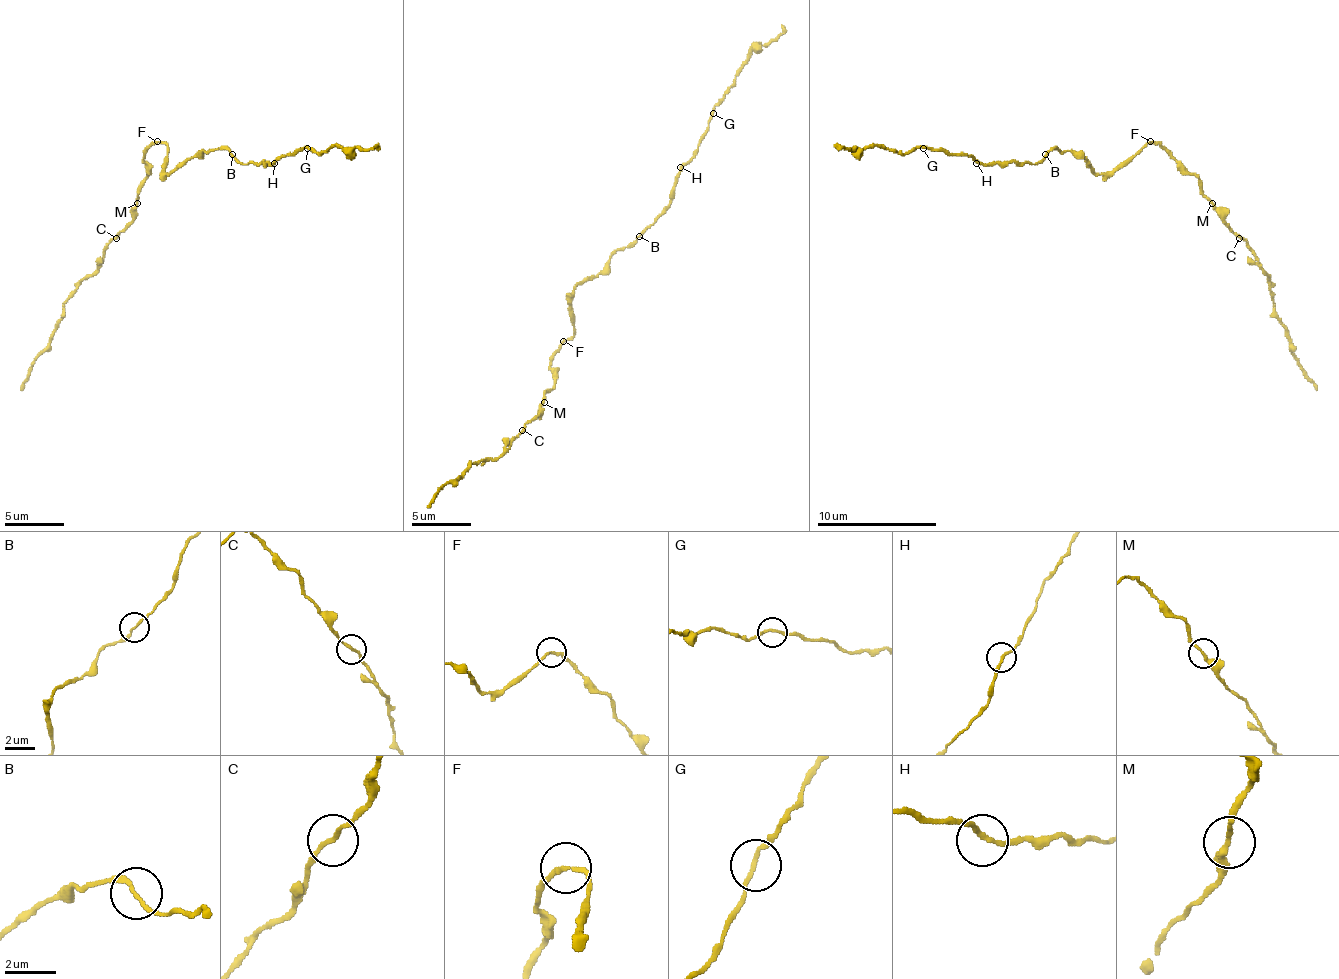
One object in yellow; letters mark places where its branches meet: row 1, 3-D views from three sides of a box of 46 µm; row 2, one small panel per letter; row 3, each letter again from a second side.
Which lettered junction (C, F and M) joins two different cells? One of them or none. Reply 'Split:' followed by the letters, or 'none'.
Split: none

